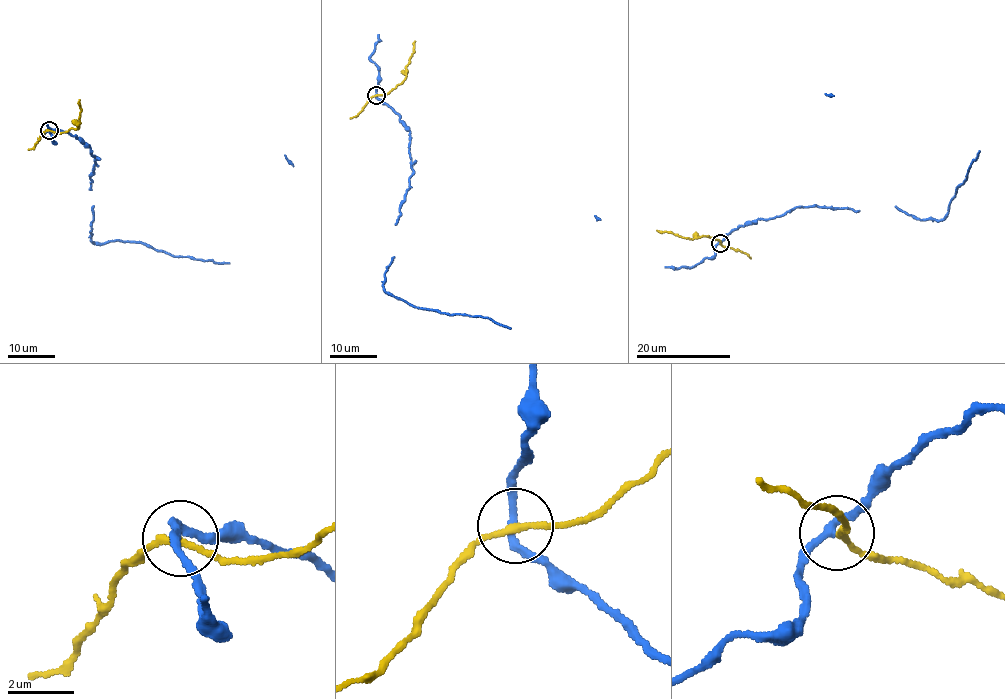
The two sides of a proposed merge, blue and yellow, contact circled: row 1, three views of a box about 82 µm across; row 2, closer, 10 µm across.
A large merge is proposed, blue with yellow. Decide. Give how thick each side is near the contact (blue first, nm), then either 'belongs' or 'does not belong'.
calibres 220 and 170 nm; does not belong

